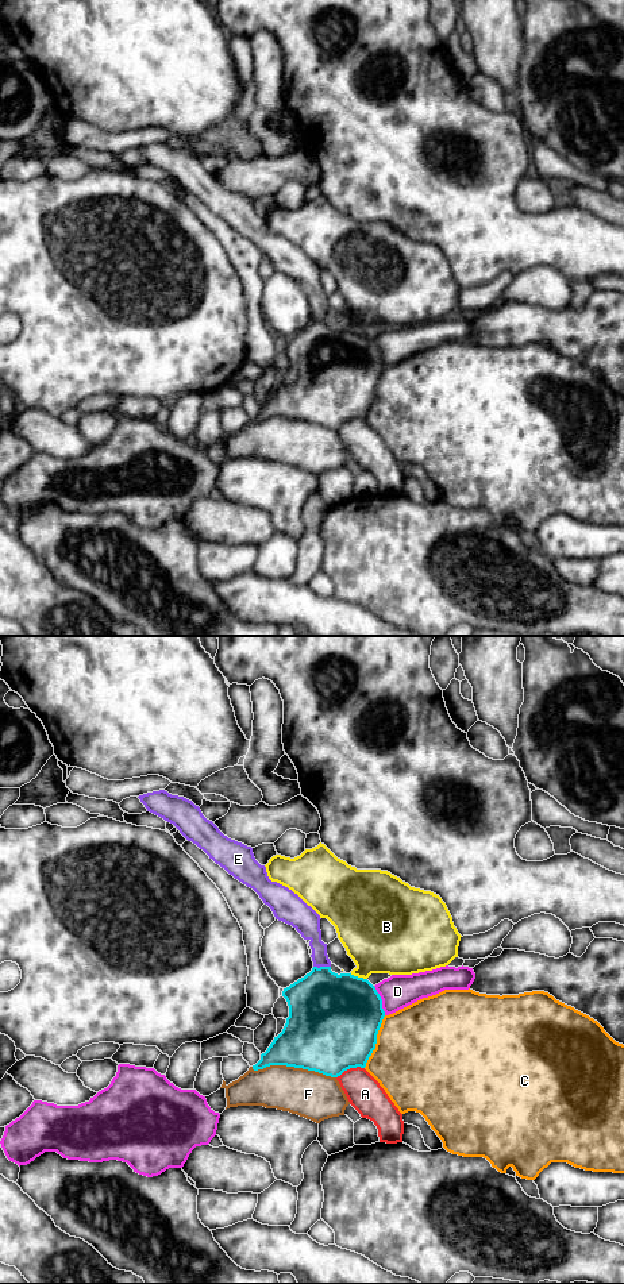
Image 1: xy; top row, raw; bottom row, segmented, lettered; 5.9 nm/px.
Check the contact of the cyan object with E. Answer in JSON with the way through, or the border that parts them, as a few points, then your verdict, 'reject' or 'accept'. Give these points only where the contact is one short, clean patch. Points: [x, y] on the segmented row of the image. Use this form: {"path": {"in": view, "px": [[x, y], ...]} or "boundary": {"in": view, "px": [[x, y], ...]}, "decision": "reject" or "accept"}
{"decision": "accept"}

